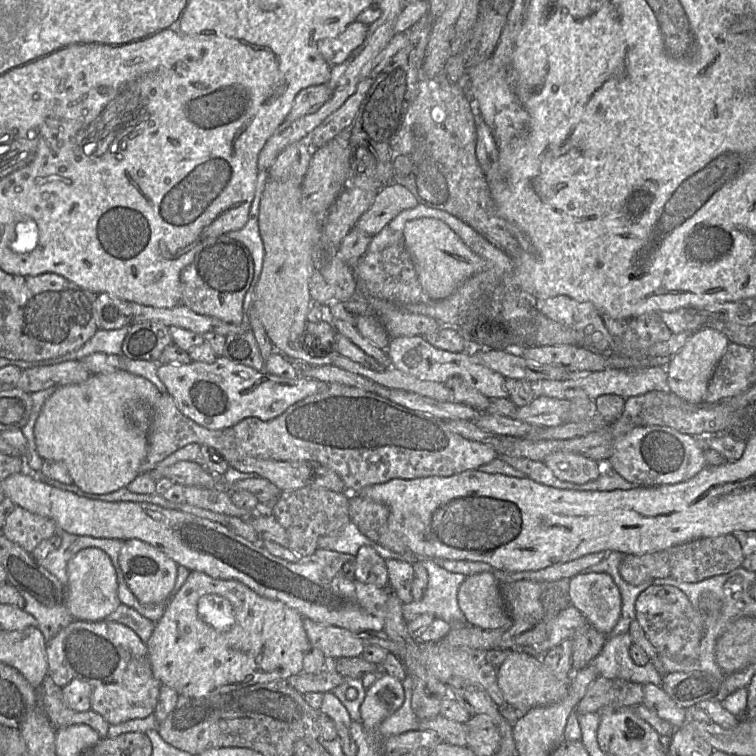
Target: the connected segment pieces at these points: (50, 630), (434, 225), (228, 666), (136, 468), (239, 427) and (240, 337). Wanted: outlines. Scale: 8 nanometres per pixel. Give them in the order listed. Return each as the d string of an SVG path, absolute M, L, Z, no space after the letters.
M19 591L25 600L23 610L31 614L38 622L38 628L42 632L45 643L58 634L60 630L76 620L65 605L46 607L39 603L33 596L25 591Z
M418 218L406 223L403 236L426 295L432 300L452 295L467 279L484 270L486 261L474 253L447 224L436 218Z
M191 571L179 591L170 599L161 619L155 623L155 628L146 642L151 669L154 677L161 685L175 689L179 695L192 698L204 697L209 694L227 693L258 683L269 683L275 680L286 680L290 676L303 673L304 654L310 646L303 626L303 616L286 604L260 596L251 588L237 580L213 578L200 571Z
M125 370L92 374L82 383L60 386L44 403L34 427L38 454L44 460L64 463L73 484L86 493L108 494L125 488L141 474L147 455L151 409L161 396L152 382Z
M340 383L325 385L271 420L247 417L232 428L246 455L276 461L308 461L328 467L342 478L344 493L349 494L392 479L449 477L477 470L499 456L491 446L452 432L444 421L431 415Z
M250 329L242 333L226 335L223 357L236 364L246 365L257 371L264 371L264 360Z

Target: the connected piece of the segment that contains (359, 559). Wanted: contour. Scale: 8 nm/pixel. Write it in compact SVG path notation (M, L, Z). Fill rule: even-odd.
M361 546L355 556L355 579L378 588L387 588L388 573L385 560L369 546Z

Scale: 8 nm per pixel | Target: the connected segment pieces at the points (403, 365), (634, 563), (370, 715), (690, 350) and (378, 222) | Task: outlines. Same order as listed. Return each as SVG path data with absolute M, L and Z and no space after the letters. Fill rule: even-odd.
M402 336L390 339L386 353L393 368L420 380L444 384L449 378L458 377L490 400L508 396L506 378L475 361L467 351L452 353L432 346L422 336Z
M666 550L642 555L626 554L618 570L621 577L631 585L639 585L656 578L670 577Z
M381 673L366 690L360 706L361 723L366 730L375 730L381 721L392 715L404 702L404 686L401 680Z
M702 328L694 332L665 367L669 391L691 404L704 403L709 379L728 343L727 337L714 329Z
M389 183L378 191L372 205L360 216L355 227L374 236L398 213L417 204L417 200L407 188Z

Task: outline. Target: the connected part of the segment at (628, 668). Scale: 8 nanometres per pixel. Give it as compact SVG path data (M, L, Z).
M628 632L609 637L599 655L589 665L599 670L605 678L619 678L634 683L651 683L659 686L663 676L649 660L643 666L638 666L633 662L629 655L629 648L632 644Z

